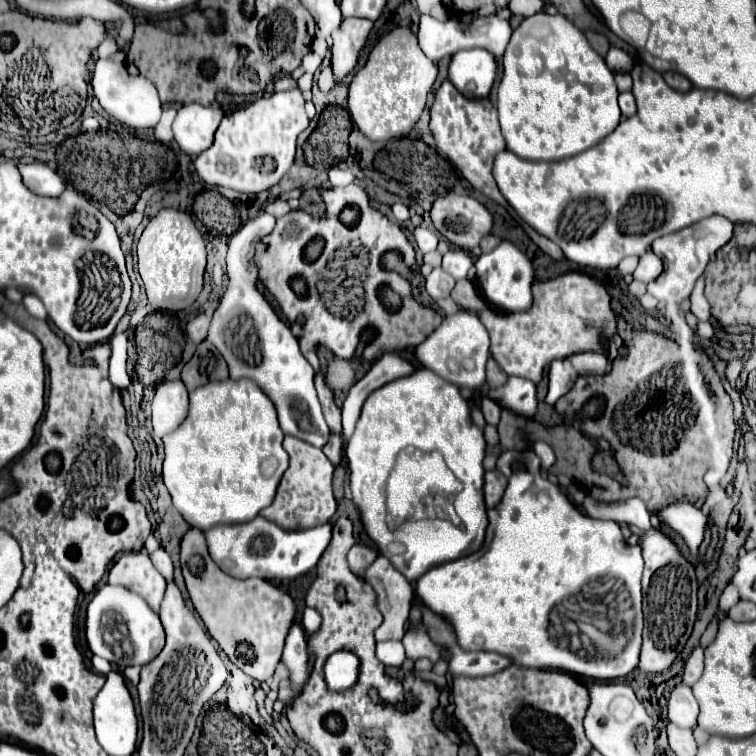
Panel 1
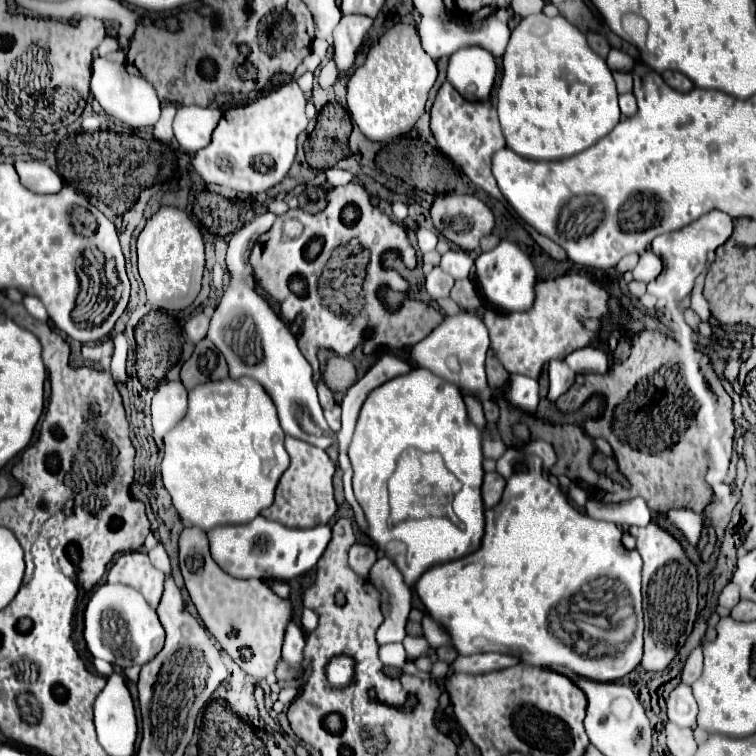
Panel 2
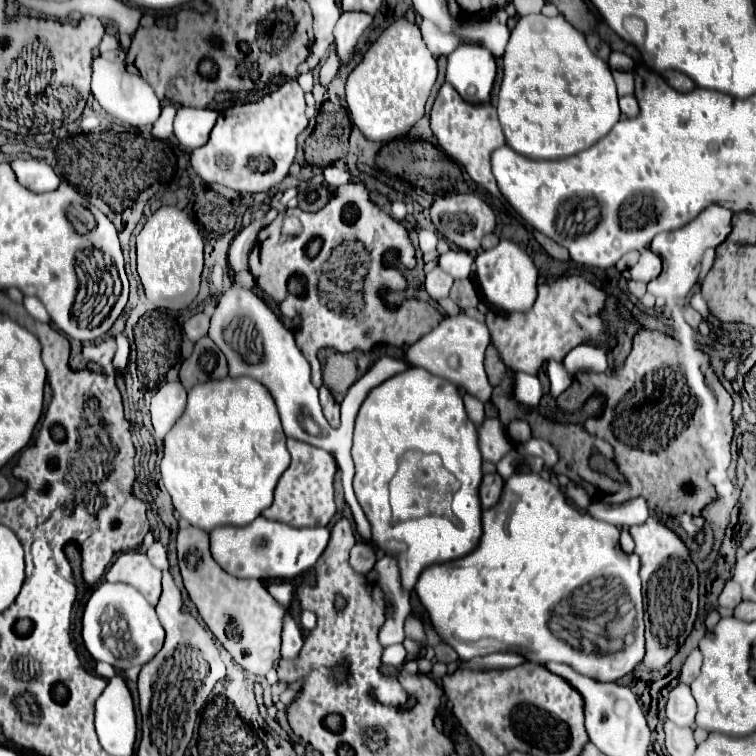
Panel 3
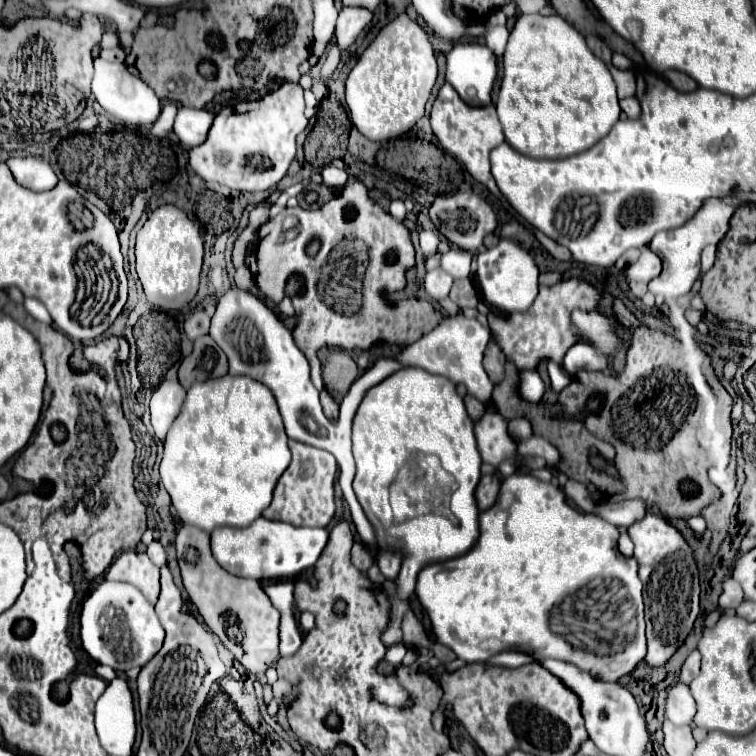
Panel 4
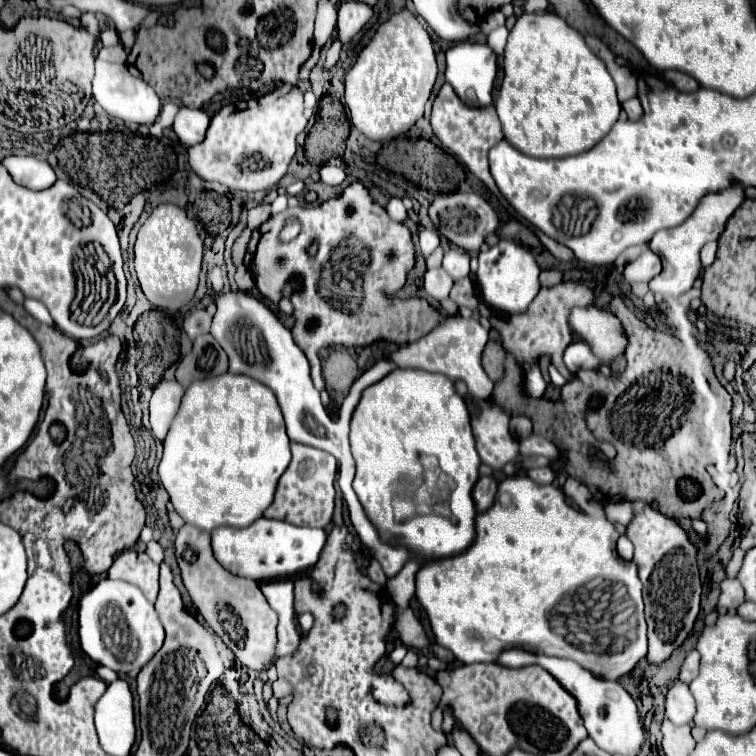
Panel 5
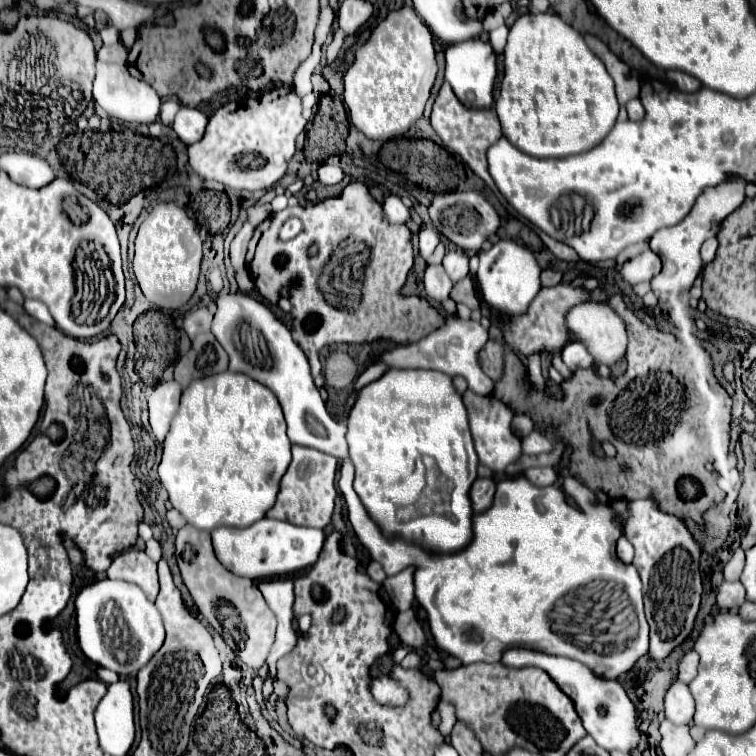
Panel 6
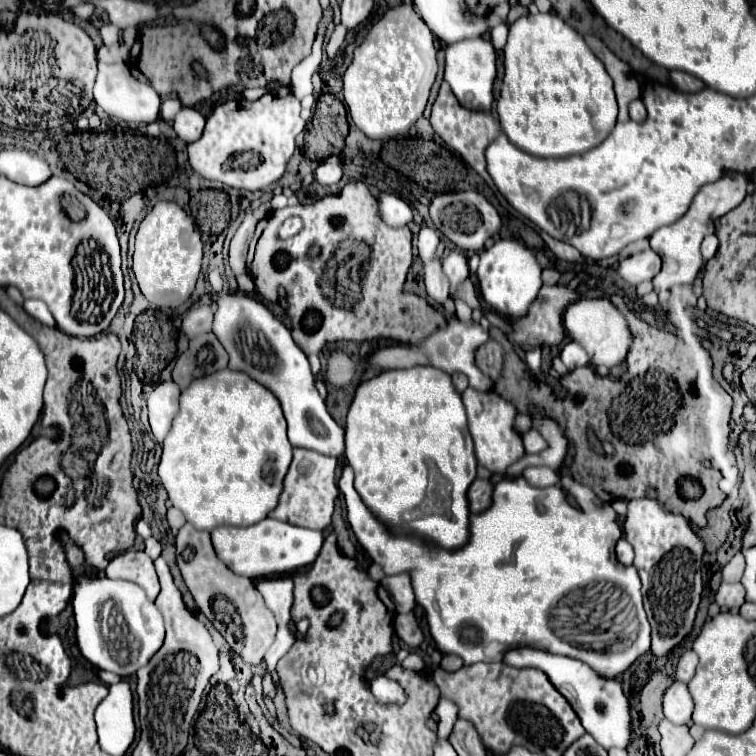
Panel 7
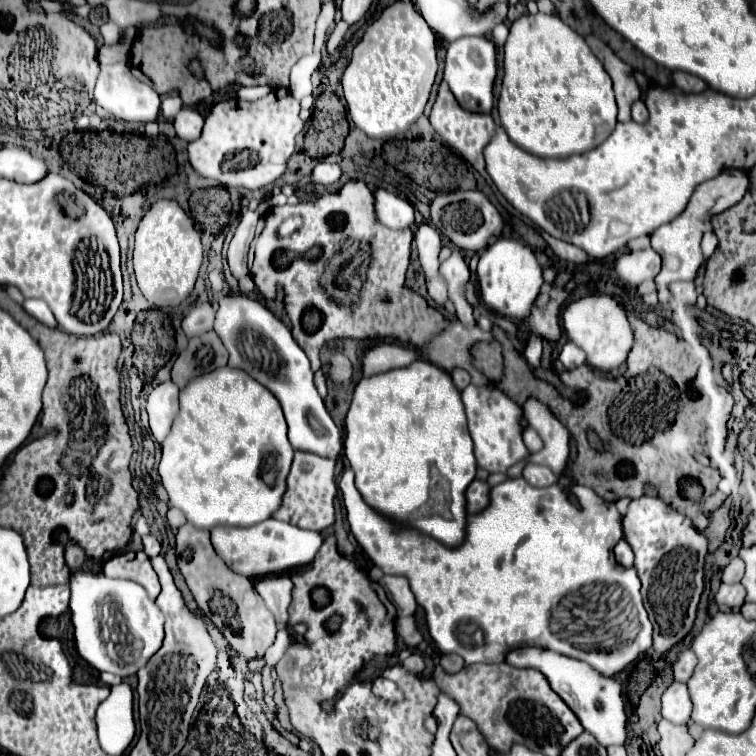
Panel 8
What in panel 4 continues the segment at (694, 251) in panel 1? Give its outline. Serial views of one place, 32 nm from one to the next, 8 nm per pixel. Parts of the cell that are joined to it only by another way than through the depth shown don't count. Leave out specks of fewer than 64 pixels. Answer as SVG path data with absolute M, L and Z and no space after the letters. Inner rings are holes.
M728 198L728 200L708 200L708 204L704 204L704 208L700 208L700 212L688 220L688 224L674 228L674 230L666 230L666 232L658 232L652 242L650 242L650 250L656 252L662 258L662 274L658 278L654 278L648 284L648 290L654 296L664 296L664 298L680 298L686 296L692 288L692 284L698 280L700 276L700 254L708 244L718 244L728 228L730 228L730 218L736 210L736 200Z

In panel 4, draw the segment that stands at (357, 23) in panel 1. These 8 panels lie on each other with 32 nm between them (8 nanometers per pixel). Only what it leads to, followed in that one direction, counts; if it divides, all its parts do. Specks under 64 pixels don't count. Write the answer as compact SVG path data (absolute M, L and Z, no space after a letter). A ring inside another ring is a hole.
M342 8L340 10L340 18L336 24L336 44L340 46L340 52L346 52L346 48L350 48L358 34L370 24L372 20L372 12L364 12L364 8Z

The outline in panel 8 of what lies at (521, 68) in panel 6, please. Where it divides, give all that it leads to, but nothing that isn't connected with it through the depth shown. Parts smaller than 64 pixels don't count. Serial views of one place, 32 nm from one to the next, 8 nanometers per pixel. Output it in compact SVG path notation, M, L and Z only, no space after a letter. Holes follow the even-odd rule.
M540 12L536 16L526 14L526 16L520 16L516 22L512 22L510 36L504 44L504 82L502 82L502 92L498 98L498 114L500 114L502 128L506 130L508 138L516 146L520 146L522 150L526 150L534 156L540 156L540 158L568 158L572 154L588 152L610 136L610 132L616 126L616 112L618 112L618 108L616 108L616 100L614 100L614 92L612 92L612 80L610 80L608 72L604 70L604 66L600 64L600 60L596 60L596 56L592 54L592 50L588 48L588 44L584 42L584 38L578 32L574 32L568 24L564 24L556 14L540 14Z

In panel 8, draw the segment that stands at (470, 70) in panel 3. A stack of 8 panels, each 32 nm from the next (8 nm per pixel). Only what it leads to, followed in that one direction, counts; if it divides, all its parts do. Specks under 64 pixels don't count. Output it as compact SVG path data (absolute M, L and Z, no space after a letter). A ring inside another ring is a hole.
M468 36L468 38L454 40L448 46L444 80L448 82L452 94L456 96L456 100L462 108L488 114L494 106L494 94L492 94L494 78L496 78L496 48L488 38Z

